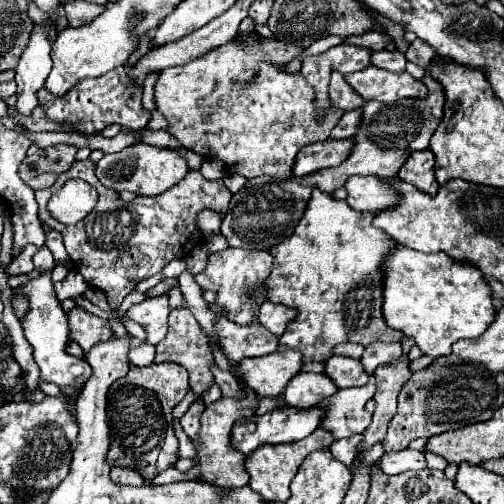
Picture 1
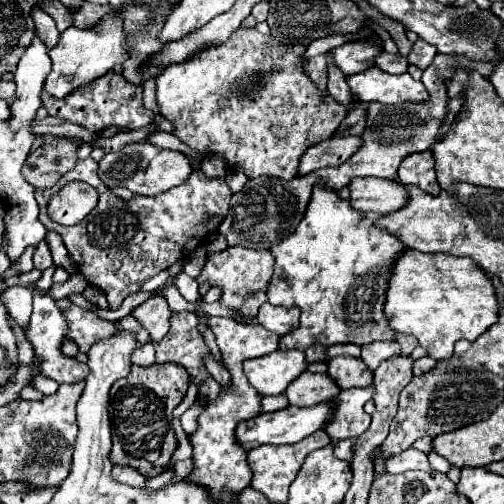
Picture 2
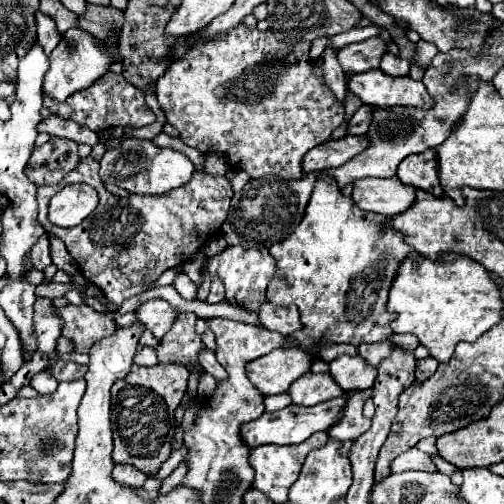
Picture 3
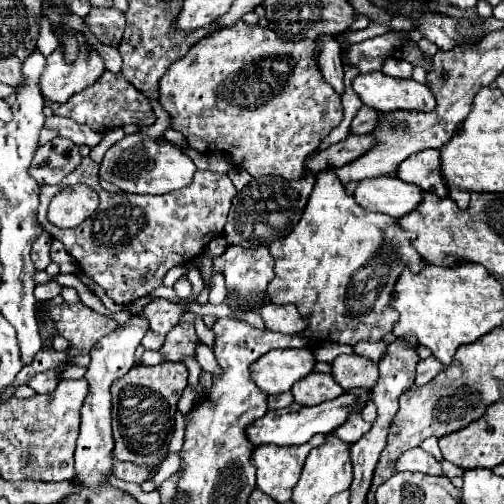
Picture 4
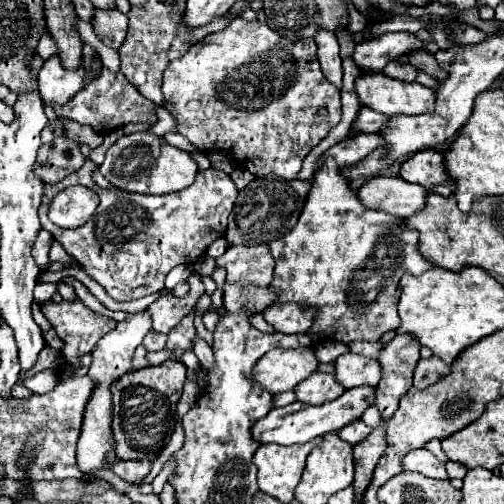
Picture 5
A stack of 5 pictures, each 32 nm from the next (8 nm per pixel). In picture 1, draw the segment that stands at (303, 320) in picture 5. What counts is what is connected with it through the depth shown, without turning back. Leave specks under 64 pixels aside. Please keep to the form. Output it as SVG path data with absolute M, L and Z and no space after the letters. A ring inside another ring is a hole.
M264 296L264 302L258 306L258 322L266 326L274 336L282 336L286 330L286 324L294 316L296 316L296 310L282 304L274 304L268 300L268 296Z

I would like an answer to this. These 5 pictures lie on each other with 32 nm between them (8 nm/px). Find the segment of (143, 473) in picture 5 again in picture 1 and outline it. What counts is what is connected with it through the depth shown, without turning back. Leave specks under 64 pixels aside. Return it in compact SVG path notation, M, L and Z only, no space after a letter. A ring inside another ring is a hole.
M112 466L110 470L110 476L116 484L128 484L128 486L142 486L144 484L144 478L132 470L132 468L118 468L118 466Z

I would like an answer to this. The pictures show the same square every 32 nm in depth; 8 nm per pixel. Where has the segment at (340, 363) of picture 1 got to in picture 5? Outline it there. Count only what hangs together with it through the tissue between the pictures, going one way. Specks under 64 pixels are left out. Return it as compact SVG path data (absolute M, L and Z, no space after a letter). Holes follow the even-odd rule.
M342 354L336 358L334 376L344 388L356 386L376 386L380 380L378 360L360 354Z

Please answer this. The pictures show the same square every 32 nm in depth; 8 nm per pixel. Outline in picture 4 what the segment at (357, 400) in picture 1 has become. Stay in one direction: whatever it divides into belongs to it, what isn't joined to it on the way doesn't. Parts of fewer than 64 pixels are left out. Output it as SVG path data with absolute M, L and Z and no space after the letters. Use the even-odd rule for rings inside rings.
M352 412L352 416L348 416L348 420L340 426L340 428L336 428L336 436L342 440L342 442L348 442L348 444L354 444L360 436L364 436L368 430L372 428L372 424L368 424L368 422L364 422L362 420L362 414L360 412Z

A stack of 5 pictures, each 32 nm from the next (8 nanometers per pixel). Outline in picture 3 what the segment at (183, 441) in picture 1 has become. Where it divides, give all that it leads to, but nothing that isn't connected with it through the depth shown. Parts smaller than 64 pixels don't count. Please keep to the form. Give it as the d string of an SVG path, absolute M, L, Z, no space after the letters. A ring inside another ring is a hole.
M182 444L181 448L178 448L178 450L174 450L172 454L170 454L170 460L160 468L160 472L158 472L158 476L156 478L166 478L170 472L174 472L174 468L182 462L182 460L185 460L185 457L188 454L188 449L184 444Z

